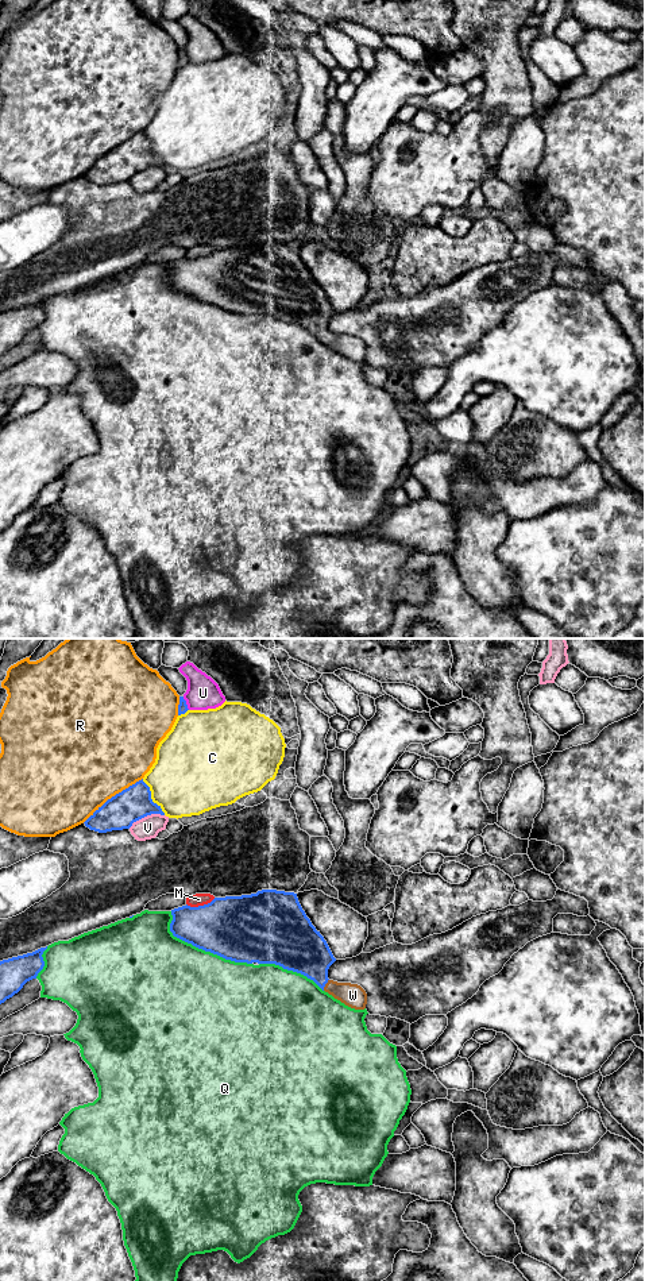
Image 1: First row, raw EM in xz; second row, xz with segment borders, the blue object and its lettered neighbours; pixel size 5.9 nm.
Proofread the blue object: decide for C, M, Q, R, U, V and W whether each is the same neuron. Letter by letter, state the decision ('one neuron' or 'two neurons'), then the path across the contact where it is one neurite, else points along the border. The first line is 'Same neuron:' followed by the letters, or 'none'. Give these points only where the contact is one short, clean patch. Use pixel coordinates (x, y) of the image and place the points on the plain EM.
Same neuron: W
C: two neurons
M: two neurons
Q: two neurons
R: two neurons
U: two neurons; border xz (182, 49), (189, 61)
V: two neurons
W: one neuron; way xz (302, 301), (313, 312), (325, 335), (352, 347)

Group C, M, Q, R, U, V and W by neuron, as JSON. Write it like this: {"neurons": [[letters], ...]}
{"neurons": [["C"], ["M"], ["Q"], ["R"], ["U"], ["V"], ["W"]]}

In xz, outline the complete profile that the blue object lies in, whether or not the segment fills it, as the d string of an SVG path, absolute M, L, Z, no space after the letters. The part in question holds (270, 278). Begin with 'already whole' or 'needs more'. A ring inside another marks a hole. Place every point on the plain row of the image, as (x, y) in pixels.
needs more | M262 242L242 248L215 250L211 255L171 262L170 283L193 298L235 315L275 316L313 332L322 343L345 358L364 362L366 343L351 335L328 331L328 321L336 313L327 293L302 262L297 246Z

